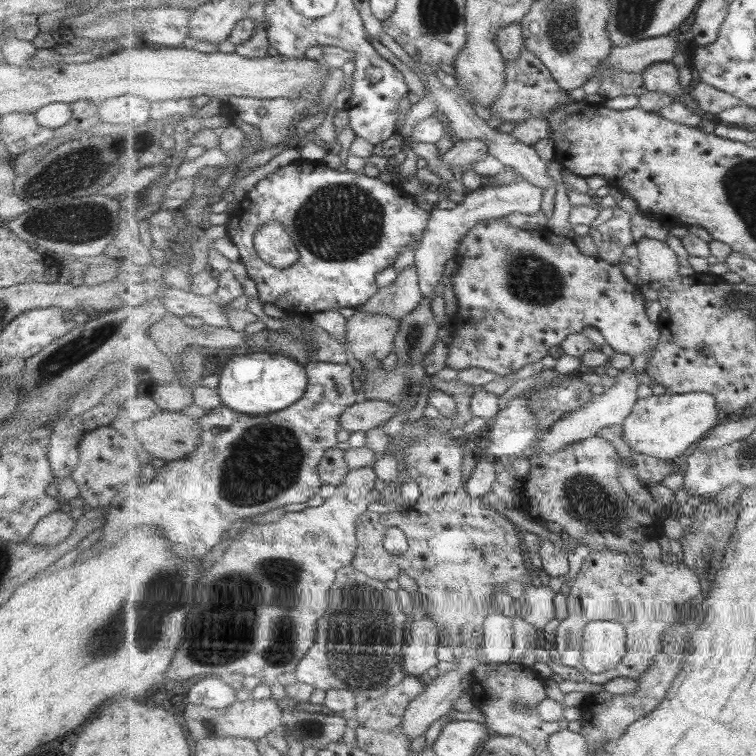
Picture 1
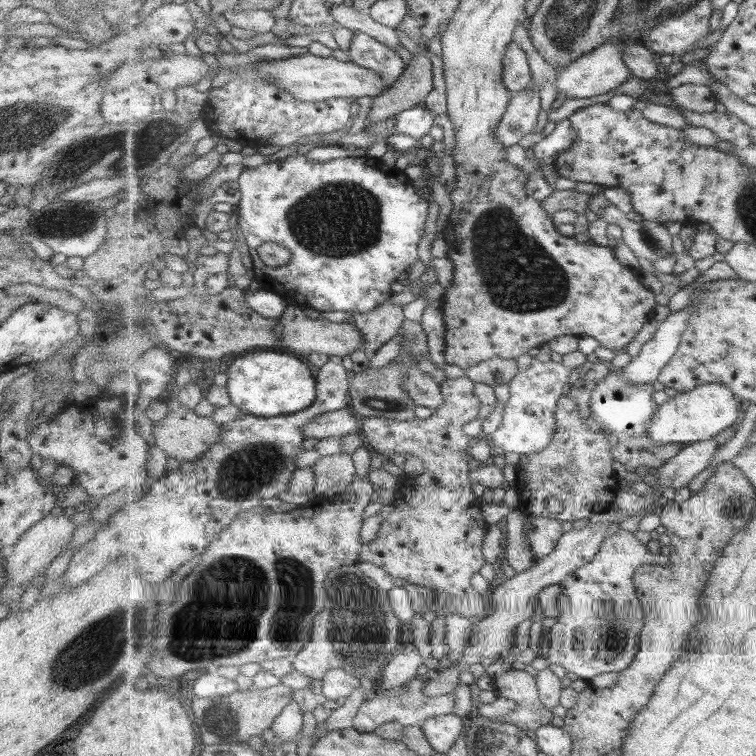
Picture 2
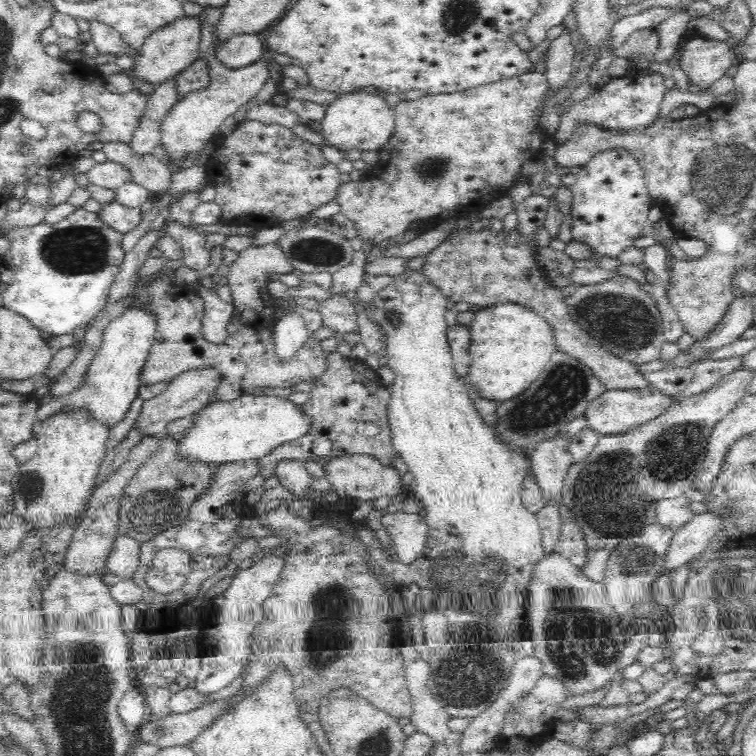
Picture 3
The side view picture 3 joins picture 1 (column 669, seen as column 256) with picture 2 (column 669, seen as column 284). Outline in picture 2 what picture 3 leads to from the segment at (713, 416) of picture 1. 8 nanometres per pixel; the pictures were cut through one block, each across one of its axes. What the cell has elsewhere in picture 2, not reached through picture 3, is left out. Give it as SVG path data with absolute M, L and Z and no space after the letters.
M709 383L696 389L679 393L660 405L649 427L649 434L655 443L690 445L715 438L725 428L739 420L744 409L743 401L728 387L721 383Z

